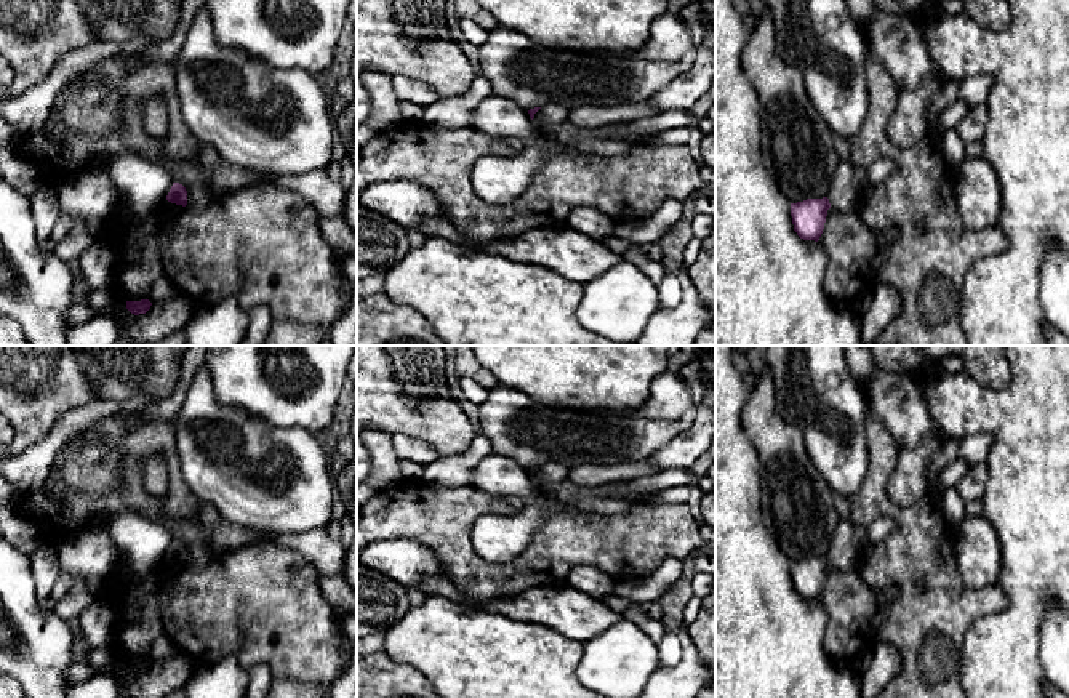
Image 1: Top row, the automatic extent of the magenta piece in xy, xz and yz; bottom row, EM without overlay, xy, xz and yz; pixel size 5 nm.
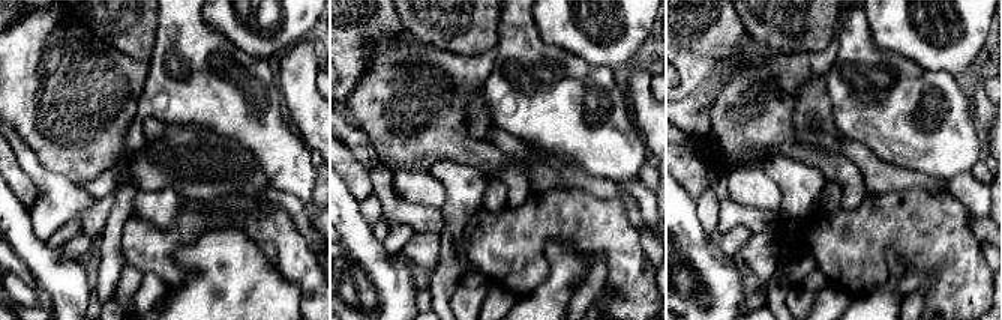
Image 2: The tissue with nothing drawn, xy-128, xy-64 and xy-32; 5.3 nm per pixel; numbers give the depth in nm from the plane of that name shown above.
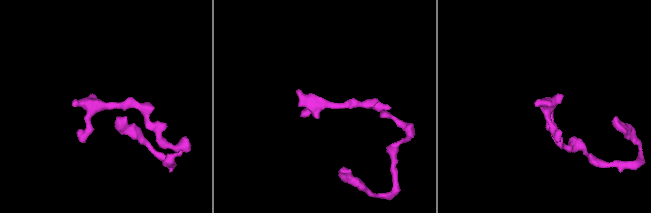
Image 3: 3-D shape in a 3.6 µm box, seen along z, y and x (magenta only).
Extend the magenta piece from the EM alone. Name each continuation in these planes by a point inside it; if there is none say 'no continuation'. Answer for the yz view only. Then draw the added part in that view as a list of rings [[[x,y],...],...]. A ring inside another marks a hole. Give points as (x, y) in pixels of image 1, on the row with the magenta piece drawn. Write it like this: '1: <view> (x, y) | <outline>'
no continuation

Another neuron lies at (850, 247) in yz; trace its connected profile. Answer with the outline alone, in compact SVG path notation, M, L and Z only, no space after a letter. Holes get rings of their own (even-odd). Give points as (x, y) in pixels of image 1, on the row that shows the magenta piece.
M827 210L818 240L826 255L823 290L834 303L858 306L875 283L872 263L877 253L875 234L863 223L858 210Z

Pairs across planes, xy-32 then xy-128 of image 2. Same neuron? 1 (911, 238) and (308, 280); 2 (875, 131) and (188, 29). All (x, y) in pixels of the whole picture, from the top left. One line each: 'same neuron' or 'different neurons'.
1: same neuron
2: same neuron

